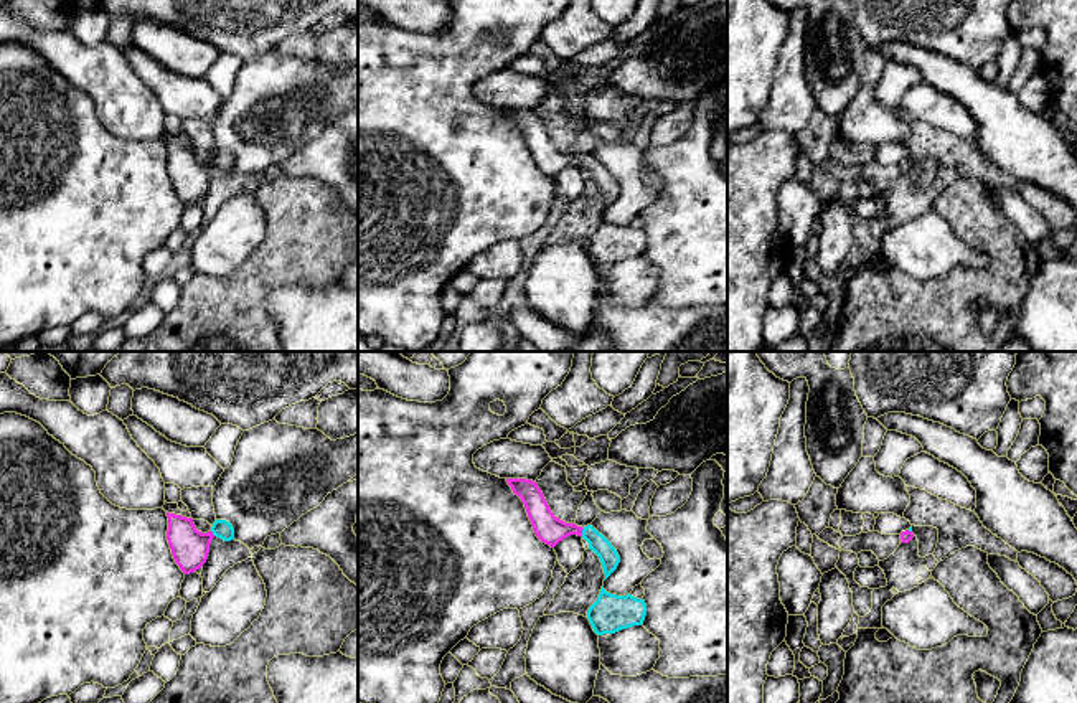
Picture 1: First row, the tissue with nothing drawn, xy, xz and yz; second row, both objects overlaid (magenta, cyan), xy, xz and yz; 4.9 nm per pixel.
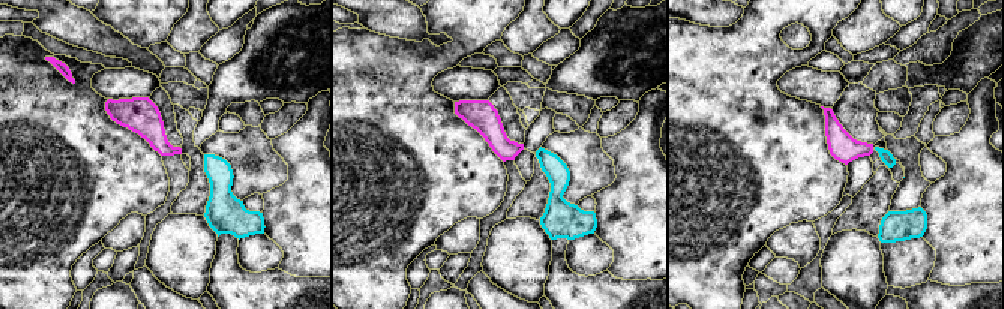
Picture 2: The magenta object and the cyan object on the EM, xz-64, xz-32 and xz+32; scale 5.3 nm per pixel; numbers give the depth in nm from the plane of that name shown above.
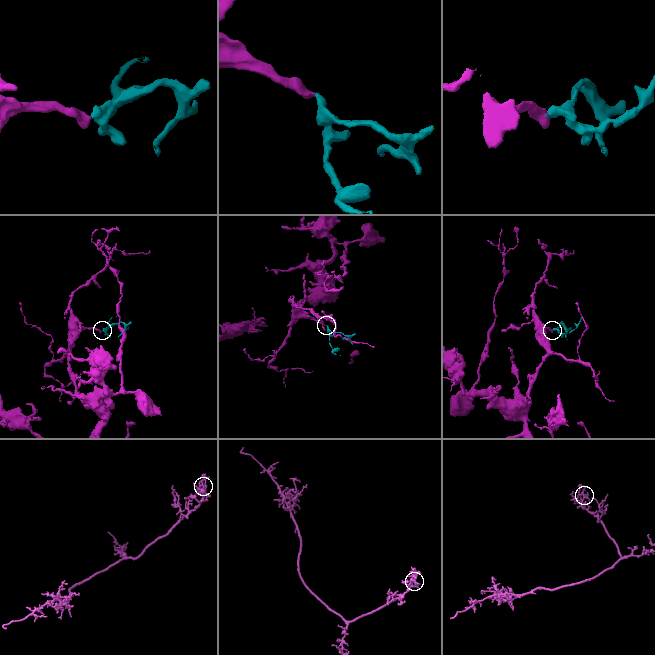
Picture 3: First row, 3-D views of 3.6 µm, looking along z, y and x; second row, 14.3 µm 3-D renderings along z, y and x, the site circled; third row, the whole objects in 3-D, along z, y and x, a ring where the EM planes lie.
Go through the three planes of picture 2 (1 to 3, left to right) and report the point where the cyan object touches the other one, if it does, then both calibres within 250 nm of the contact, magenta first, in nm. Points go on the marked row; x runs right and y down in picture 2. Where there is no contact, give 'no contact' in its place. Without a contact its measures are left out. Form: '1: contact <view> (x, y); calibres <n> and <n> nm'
1: no contact
2: no contact
3: no contact

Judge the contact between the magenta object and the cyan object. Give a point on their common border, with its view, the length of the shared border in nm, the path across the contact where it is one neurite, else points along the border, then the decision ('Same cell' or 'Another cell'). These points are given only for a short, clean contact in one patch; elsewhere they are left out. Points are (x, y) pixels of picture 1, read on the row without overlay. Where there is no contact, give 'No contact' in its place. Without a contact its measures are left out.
Touches magenta at xz (581, 162). Shared border 40 nm. Path across: xz (551, 160), (581, 162), (607, 185). Same cell

